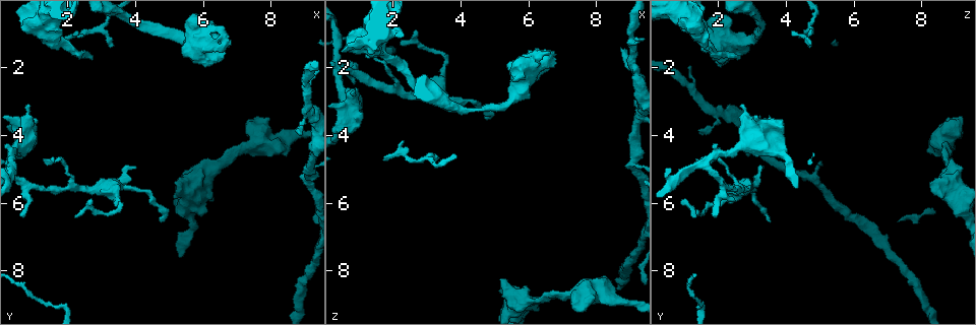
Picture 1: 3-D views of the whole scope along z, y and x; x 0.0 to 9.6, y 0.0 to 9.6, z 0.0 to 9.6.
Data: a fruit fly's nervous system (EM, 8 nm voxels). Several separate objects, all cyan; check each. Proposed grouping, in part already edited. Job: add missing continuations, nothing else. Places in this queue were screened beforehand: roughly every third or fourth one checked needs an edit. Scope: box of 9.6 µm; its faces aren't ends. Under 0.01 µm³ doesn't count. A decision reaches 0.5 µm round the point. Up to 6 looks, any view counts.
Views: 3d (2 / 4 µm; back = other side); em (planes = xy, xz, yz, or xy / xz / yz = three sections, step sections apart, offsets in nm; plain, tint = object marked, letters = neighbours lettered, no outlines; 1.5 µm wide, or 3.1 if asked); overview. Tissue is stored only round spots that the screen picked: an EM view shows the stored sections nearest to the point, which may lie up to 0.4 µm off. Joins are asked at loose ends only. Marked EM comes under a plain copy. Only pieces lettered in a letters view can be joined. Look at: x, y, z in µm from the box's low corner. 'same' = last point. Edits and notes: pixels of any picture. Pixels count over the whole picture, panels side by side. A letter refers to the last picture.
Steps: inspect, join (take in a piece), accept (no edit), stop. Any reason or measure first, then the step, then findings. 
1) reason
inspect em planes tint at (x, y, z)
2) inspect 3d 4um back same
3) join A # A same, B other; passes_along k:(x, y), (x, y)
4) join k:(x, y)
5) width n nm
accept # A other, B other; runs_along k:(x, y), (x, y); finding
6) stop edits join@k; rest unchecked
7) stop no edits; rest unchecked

an open end
inspect 3d 2um at (6.60, 0.75, 1.55)

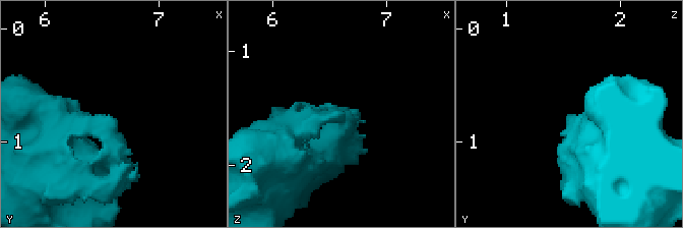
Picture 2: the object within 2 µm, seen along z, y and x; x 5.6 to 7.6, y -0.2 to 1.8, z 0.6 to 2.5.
inspect em planes letters at (6.62, 0.80, 1.58)

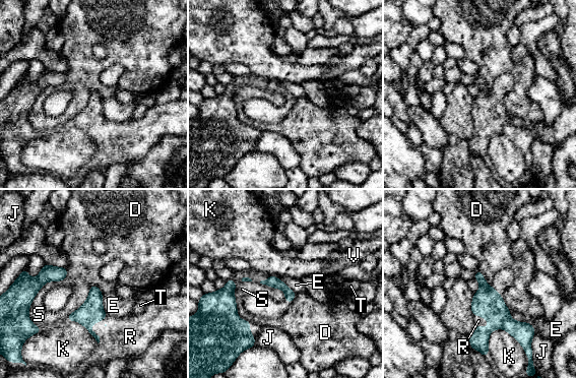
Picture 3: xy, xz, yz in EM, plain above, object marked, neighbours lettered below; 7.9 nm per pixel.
join R # D other, E other, J other, K other, R same, S other, T other, V other; passes_along 3:(91, 311), (92, 323), (120, 338); the cell continues

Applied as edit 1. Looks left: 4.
inspect overview

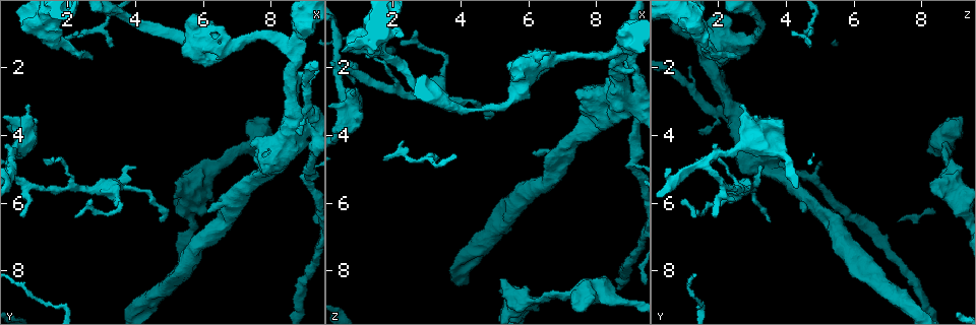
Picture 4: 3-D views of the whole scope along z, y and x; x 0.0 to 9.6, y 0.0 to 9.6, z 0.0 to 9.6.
thin end
inspect em planes letters at (1.70, 1.35, 4.70)

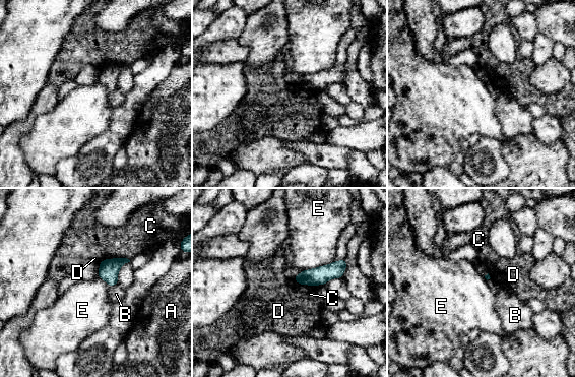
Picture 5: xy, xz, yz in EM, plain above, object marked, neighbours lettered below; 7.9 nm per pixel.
accept # A other, B other, C other, D other, E other; border 5:(332, 261), (303, 270); none of them fits

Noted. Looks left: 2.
inspect em yz step 8 tint at (2.70, 1.70, 2.65)

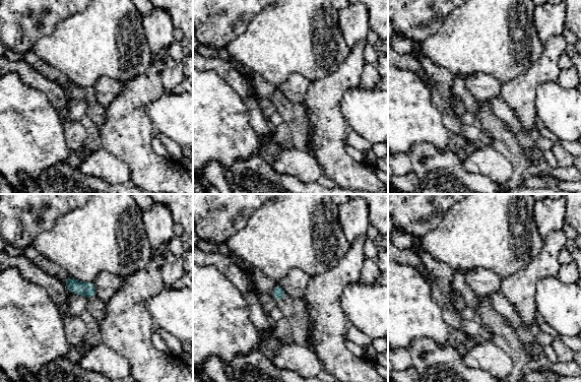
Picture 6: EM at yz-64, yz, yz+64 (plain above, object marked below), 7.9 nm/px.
another direction
inspect em planes letters same

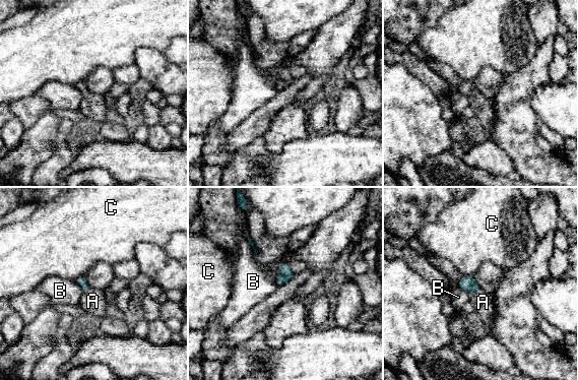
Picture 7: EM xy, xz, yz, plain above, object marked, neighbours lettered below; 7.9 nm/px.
join A # A same, B other, C other; passes_along 7:(467, 282), (473, 292), (483, 302); it goes on there

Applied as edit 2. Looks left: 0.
stop edits join@3, join@7; rest unchecked

